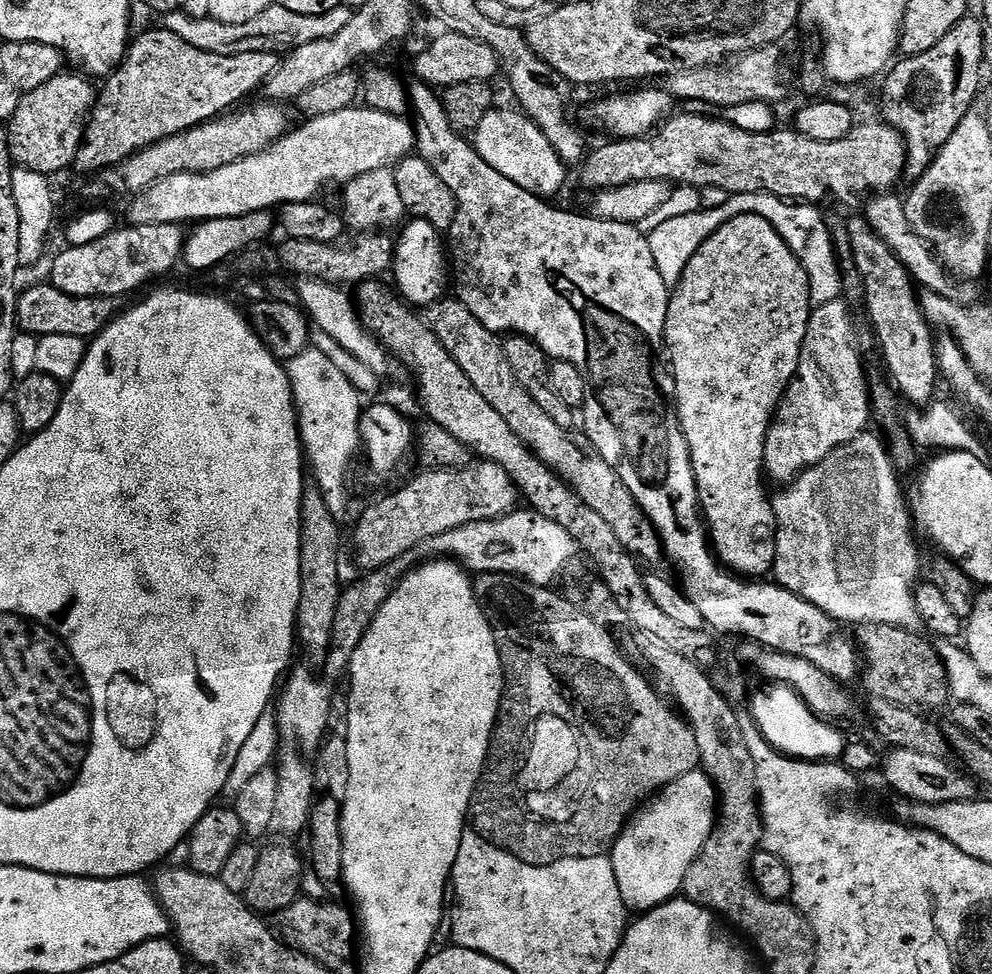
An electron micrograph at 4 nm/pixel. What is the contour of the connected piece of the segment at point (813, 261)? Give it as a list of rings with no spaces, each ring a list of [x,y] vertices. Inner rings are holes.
[[[687,186],[673,187],[670,198],[650,218],[638,225],[641,232],[647,234],[650,242],[650,254],[654,254],[654,266],[658,266],[658,274],[662,274],[662,282],[666,282],[669,290],[675,290],[690,258],[698,254],[702,242],[710,238],[726,222],[739,216],[757,216],[766,218],[774,230],[790,246],[790,250],[802,262],[802,270],[806,270],[806,278],[810,278],[810,298],[813,305],[825,304],[841,299],[844,286],[841,277],[840,263],[832,246],[832,231],[829,221],[824,221],[819,207],[803,202],[779,200],[765,192],[758,194],[729,195],[728,201],[717,208],[700,207],[700,189]]]

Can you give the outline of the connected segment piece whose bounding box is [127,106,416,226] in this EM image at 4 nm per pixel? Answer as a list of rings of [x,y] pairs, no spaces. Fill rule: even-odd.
[[[353,106],[338,110],[338,114],[314,116],[303,121],[301,128],[293,127],[282,139],[270,145],[265,152],[250,154],[222,170],[210,170],[190,174],[175,172],[150,186],[145,192],[135,193],[128,204],[129,225],[158,226],[159,224],[191,225],[210,219],[238,218],[240,215],[254,214],[255,211],[277,209],[285,204],[307,204],[315,201],[316,196],[327,184],[343,186],[370,170],[387,168],[413,155],[416,146],[416,129],[403,116],[386,114],[367,106]]]

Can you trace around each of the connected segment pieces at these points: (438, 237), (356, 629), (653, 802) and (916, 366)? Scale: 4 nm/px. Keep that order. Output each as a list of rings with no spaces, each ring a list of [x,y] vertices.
[[[414,218],[403,225],[404,230],[396,240],[396,254],[393,259],[392,275],[396,278],[395,287],[399,295],[416,308],[427,308],[431,304],[443,299],[450,288],[450,262],[443,235],[424,219]]]
[[[517,510],[509,512],[501,520],[470,522],[466,526],[458,526],[458,530],[446,530],[446,534],[430,538],[413,552],[402,554],[402,558],[390,562],[384,568],[369,571],[357,584],[352,584],[349,588],[347,585],[341,591],[326,669],[328,668],[332,676],[340,676],[343,672],[345,675],[349,671],[358,642],[364,637],[365,630],[386,602],[386,598],[390,598],[390,594],[407,572],[429,558],[451,558],[472,574],[505,572],[539,588],[552,588],[555,580],[571,566],[575,556],[578,556],[576,539],[566,530],[562,530],[558,522],[550,522],[550,518],[538,516],[531,510]]]
[[[700,770],[670,782],[633,815],[610,853],[618,891],[629,913],[649,912],[659,904],[667,904],[683,889],[686,870],[706,846],[717,819],[716,788]]]
[[[867,219],[847,221],[850,242],[853,246],[853,260],[856,263],[856,270],[861,278],[864,287],[863,307],[868,307],[868,320],[872,323],[872,332],[880,339],[880,352],[884,355],[884,364],[888,367],[891,383],[896,392],[905,401],[917,400],[917,405],[927,406],[937,399],[936,380],[938,381],[938,369],[936,366],[936,340],[934,329],[924,317],[924,311],[920,308],[917,289],[914,287],[912,275],[906,270],[906,266],[886,246],[884,239],[877,234],[868,224]]]

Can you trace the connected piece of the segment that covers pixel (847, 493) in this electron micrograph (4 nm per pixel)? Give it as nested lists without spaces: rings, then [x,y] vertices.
[[[865,430],[861,436],[846,442],[846,446],[838,446],[822,462],[815,464],[813,468],[806,468],[801,476],[796,477],[791,484],[787,485],[780,493],[775,493],[772,500],[772,509],[776,515],[776,566],[774,569],[775,583],[781,584],[786,590],[798,594],[806,602],[818,606],[831,620],[841,625],[859,626],[861,624],[889,624],[899,628],[911,628],[913,630],[921,627],[919,612],[915,606],[913,596],[920,576],[920,552],[916,549],[916,540],[912,537],[914,533],[914,521],[910,515],[910,504],[900,493],[900,480],[898,471],[892,464],[889,449],[885,441],[871,436],[871,431]]]

